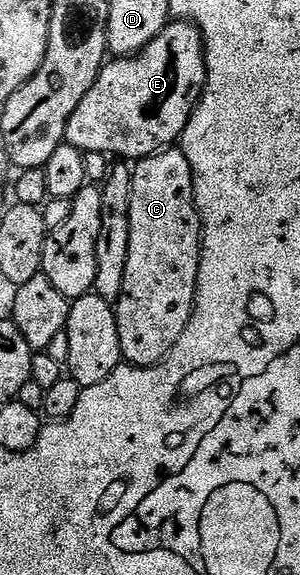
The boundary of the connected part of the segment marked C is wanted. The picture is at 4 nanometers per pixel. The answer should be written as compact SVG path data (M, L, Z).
M179 146L148 155L132 167L130 193L130 257L126 257L126 281L116 300L120 354L133 367L155 367L178 345L196 306L196 282L200 268L202 228L194 197L190 161Z

